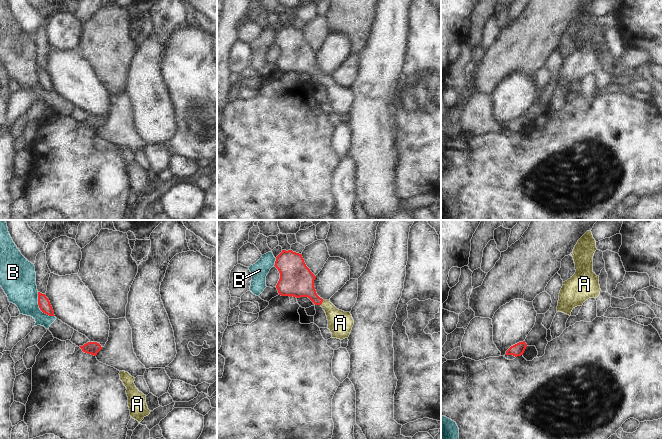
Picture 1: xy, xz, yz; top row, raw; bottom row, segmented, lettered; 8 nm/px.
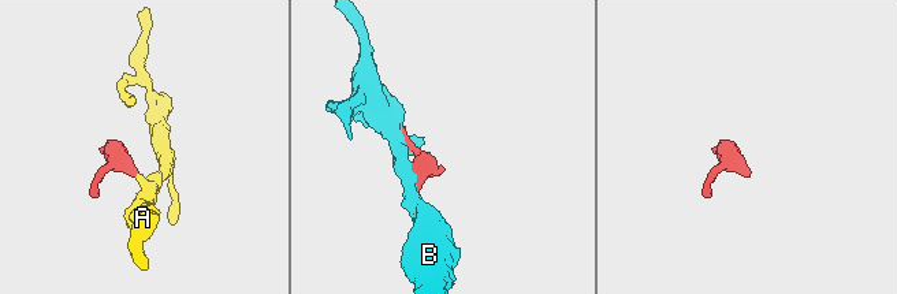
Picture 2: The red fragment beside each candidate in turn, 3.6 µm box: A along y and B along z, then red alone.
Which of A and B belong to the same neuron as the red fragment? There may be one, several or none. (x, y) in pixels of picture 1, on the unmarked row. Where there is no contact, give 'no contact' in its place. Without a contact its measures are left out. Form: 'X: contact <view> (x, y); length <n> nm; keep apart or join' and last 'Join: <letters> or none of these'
A: contact xz (322, 77); length 50 nm; join
B: contact xy (39, 83); length 240 nm; keep apart
Join: A

